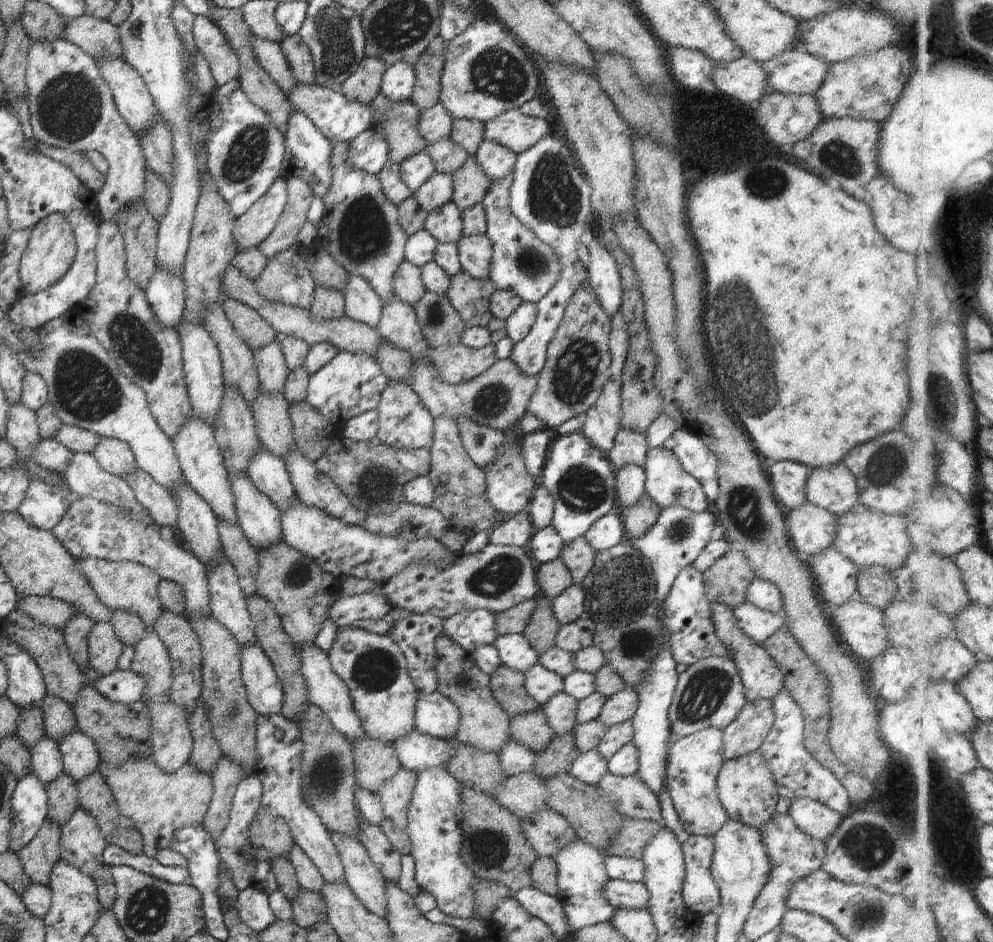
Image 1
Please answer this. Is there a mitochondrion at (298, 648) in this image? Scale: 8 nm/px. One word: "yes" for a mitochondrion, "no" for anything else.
no

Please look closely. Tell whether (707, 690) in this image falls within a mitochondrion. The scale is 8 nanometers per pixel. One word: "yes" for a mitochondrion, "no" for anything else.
yes

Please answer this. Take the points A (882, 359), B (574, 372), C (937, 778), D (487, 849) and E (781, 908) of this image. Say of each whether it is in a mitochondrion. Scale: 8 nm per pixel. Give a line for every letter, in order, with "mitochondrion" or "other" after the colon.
A: other
B: mitochondrion
C: other
D: mitochondrion
E: other

